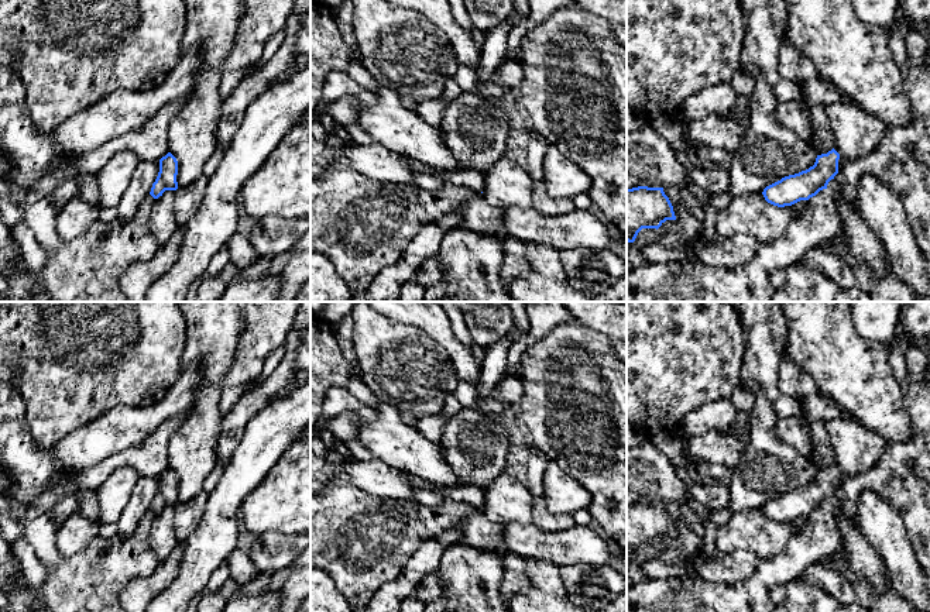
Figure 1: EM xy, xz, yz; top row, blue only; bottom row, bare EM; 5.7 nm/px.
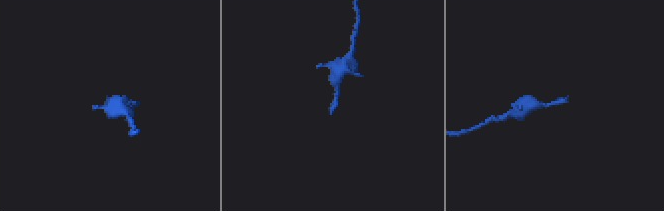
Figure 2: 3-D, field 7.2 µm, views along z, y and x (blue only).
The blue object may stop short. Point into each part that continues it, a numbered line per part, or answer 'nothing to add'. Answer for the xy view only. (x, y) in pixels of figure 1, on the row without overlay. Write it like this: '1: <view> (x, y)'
nothing to add

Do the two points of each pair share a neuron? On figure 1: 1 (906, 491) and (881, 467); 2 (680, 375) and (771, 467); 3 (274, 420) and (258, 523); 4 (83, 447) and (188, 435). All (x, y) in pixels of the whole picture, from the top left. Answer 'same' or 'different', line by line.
1: different
2: different
3: different
4: different

